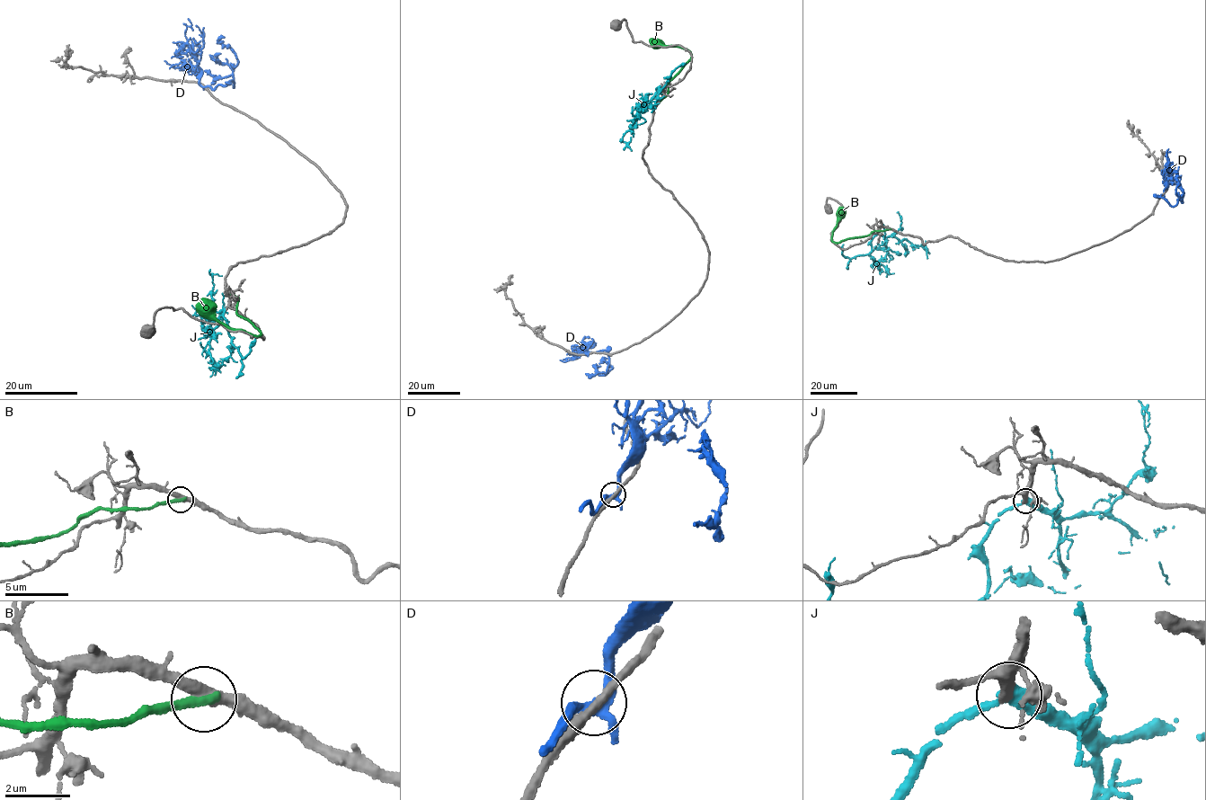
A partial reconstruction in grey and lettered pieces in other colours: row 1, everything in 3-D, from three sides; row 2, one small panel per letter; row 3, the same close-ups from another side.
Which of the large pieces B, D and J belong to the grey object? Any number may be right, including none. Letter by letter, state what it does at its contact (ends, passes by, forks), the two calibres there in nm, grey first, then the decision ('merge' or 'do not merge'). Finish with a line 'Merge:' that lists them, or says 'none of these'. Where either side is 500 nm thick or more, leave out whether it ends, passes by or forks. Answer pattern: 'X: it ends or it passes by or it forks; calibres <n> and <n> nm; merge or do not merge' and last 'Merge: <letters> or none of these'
B: it ends; calibres 360 and 320 nm; do not merge
D: it forks; calibres 260 and 280 nm; do not merge
J: it passes by; calibres 360 and 400 nm; merge
Merge: J

